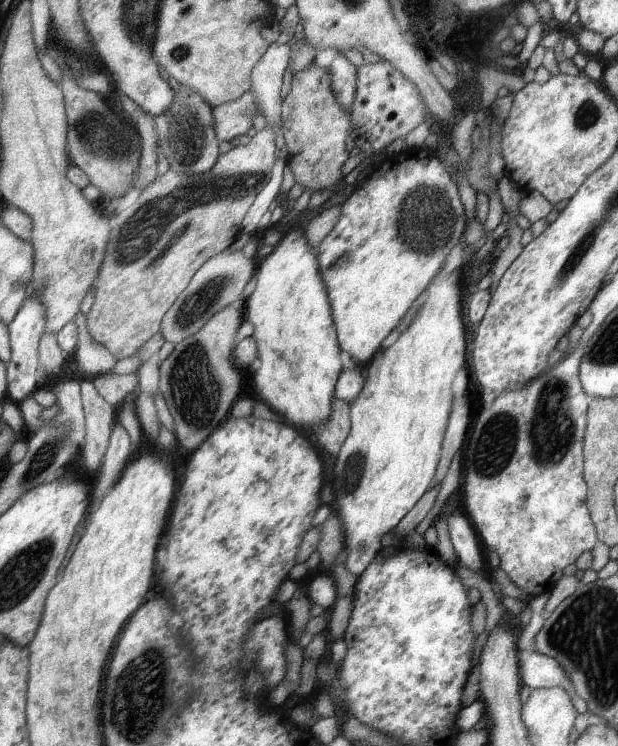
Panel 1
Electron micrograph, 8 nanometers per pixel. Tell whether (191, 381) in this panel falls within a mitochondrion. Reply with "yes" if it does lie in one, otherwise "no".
yes

